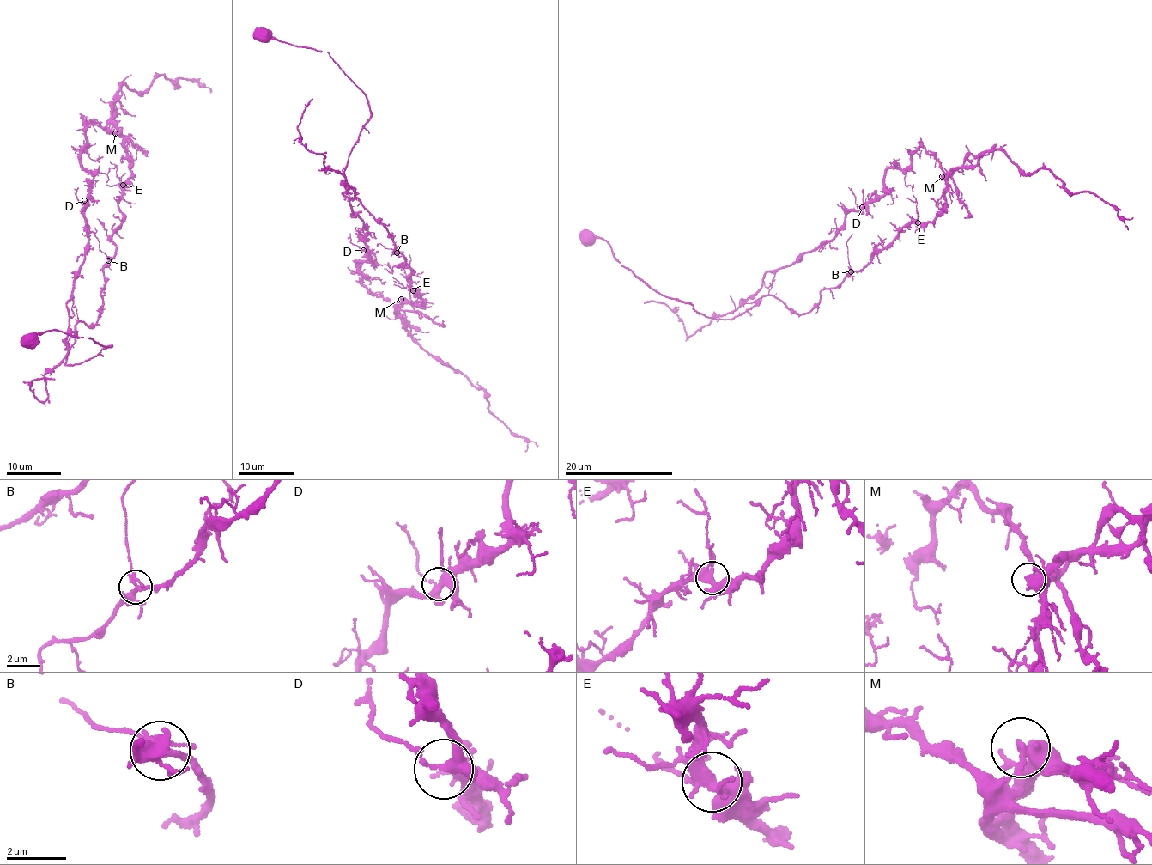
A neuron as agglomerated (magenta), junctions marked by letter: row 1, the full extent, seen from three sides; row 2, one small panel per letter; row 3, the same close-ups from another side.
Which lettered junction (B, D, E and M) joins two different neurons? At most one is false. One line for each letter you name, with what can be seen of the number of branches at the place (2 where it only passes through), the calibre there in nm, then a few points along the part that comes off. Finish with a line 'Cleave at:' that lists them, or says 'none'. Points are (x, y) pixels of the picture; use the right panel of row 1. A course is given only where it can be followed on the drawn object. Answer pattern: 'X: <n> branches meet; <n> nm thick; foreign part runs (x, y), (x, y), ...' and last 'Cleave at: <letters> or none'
M: 3 branches meet; 320 nm thick; foreign part runs (942, 177), (940, 162), (918, 149), (831, 239), (694, 334), (665, 304), (644, 303)
Cleave at: M

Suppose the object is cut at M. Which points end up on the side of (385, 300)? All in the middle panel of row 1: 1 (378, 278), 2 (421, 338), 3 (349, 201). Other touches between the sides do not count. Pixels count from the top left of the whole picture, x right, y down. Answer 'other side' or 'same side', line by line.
1: same side
2: other side
3: same side

